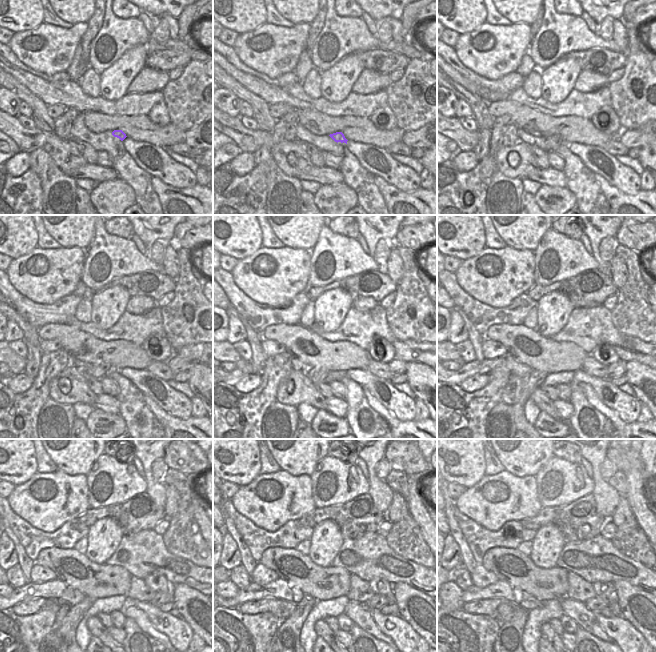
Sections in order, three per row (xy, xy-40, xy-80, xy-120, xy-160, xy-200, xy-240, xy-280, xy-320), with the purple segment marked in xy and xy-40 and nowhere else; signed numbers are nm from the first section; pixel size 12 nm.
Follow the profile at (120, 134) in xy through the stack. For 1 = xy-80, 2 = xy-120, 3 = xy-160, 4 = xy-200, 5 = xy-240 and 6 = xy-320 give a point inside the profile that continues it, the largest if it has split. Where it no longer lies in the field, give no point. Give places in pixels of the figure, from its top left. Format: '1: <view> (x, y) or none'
1: xy-80 (555, 141)
2: xy-120 (98, 371)
3: xy-160 (317, 375)
4: xy-200 (535, 380)
5: xy-240 (66, 631)
6: xy-320 (508, 642)

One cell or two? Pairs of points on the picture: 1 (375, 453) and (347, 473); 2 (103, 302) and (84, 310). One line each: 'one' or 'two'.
1: two
2: two

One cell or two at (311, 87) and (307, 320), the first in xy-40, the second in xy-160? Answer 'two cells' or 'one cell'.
one cell

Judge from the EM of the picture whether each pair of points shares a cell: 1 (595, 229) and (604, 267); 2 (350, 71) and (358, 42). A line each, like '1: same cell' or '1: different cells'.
1: same cell
2: different cells

